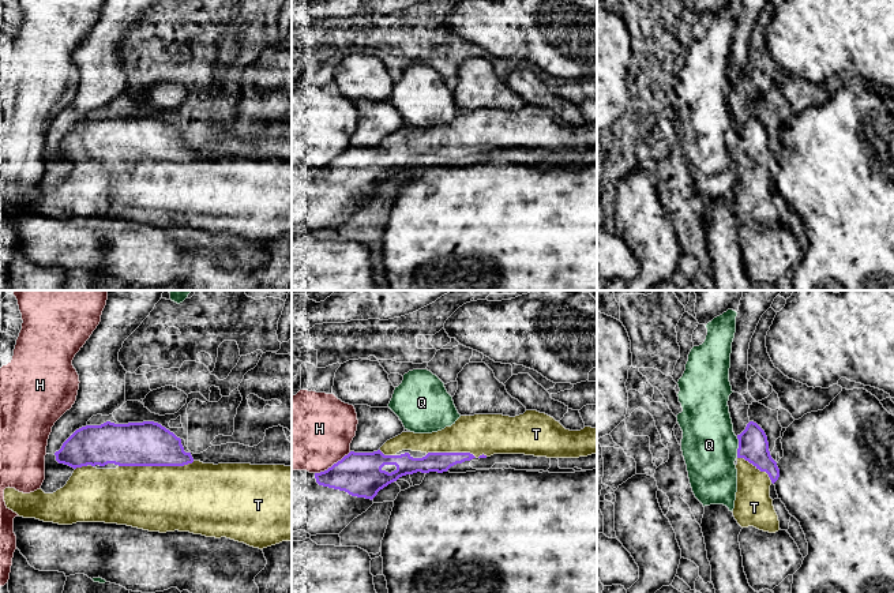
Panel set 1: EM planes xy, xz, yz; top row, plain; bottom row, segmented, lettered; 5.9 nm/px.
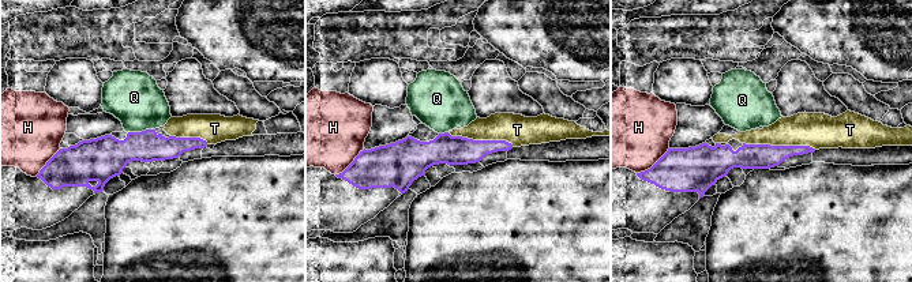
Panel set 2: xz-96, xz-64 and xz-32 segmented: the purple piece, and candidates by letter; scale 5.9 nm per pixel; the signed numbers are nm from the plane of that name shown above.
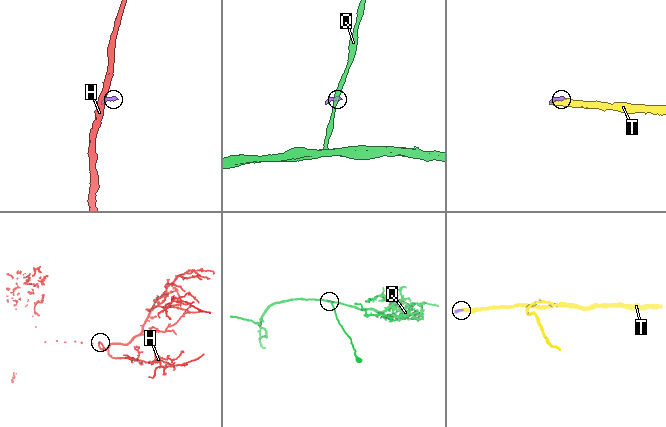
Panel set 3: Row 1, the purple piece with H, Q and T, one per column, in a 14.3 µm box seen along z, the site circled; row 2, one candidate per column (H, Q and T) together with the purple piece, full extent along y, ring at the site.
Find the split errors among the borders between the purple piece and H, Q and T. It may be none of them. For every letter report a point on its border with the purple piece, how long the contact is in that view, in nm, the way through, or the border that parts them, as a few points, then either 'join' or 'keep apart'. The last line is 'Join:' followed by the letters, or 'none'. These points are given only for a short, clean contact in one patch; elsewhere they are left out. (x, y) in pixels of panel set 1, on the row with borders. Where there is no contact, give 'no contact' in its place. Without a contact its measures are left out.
H: xz (334, 464) | 260 nm | along xz (350, 451), (326, 469), (315, 473) | keep apart
Q: yz (739, 447) | 130 nm | along yz (736, 436), (737, 457) | keep apart
T: xy (156, 465) | 440 nm | join
Join: T

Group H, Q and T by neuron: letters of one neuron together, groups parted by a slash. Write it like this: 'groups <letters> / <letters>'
groups H / Q / T

